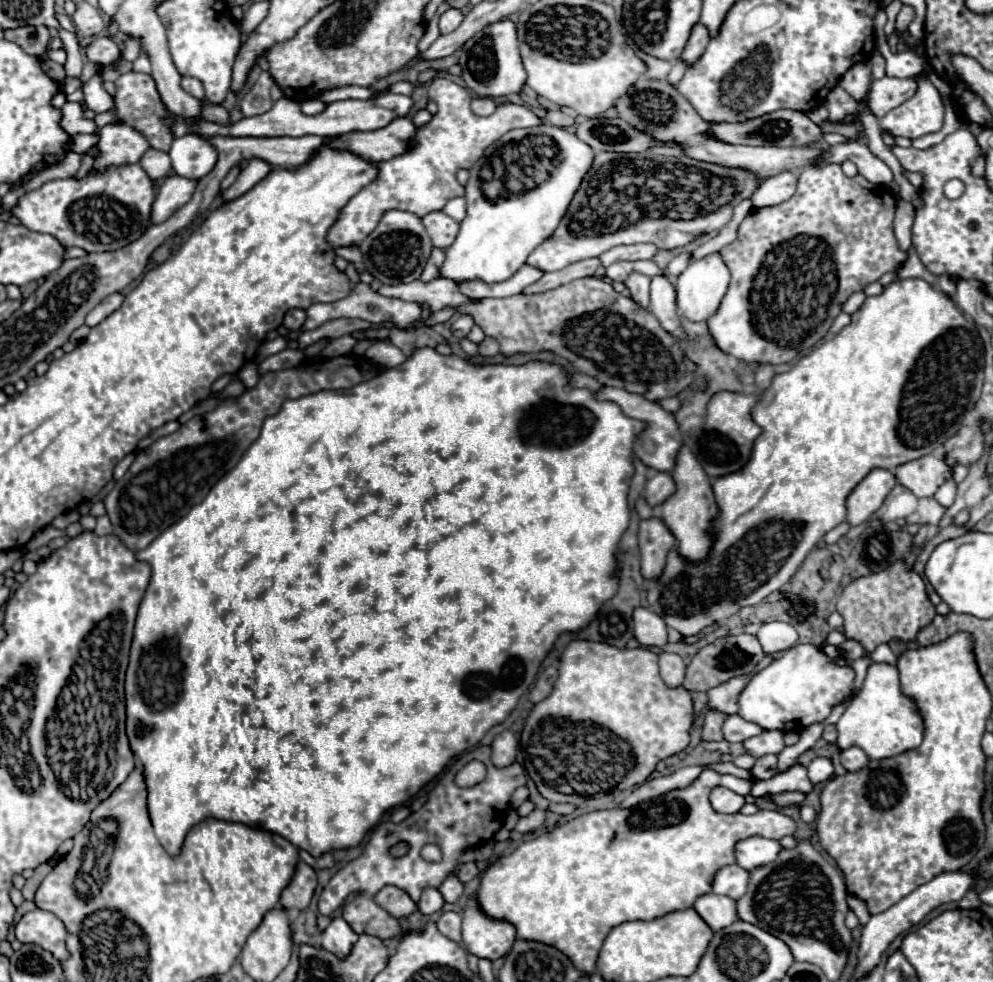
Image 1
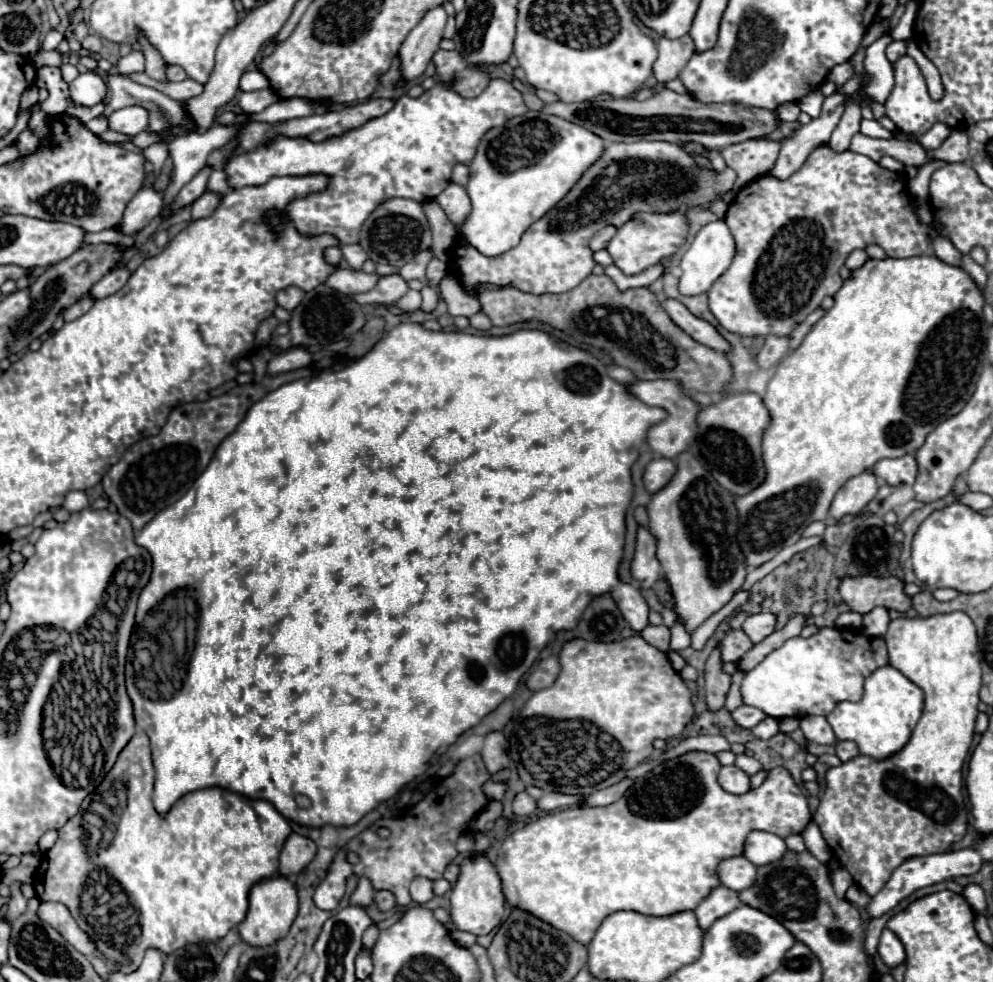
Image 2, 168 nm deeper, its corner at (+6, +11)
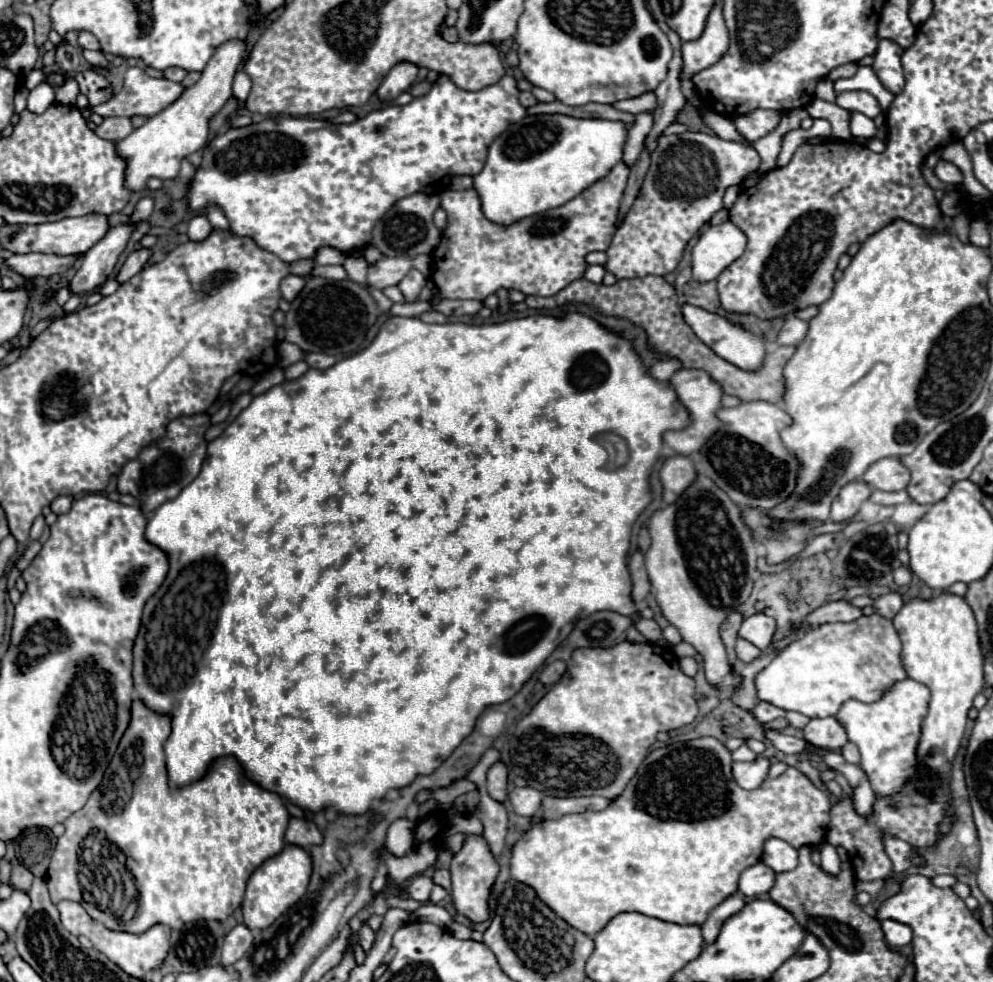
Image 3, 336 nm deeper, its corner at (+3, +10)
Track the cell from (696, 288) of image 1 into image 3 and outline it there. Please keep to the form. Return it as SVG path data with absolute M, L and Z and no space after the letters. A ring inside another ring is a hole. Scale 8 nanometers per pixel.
M733 222L709 226L709 230L699 236L699 242L691 252L691 270L695 282L715 280L735 258L743 254L745 244L745 234Z

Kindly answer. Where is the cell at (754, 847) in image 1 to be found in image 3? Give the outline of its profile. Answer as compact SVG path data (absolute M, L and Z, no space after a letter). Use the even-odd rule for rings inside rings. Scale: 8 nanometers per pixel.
M769 838L763 844L761 862L767 864L773 872L793 870L797 866L797 850L781 838Z

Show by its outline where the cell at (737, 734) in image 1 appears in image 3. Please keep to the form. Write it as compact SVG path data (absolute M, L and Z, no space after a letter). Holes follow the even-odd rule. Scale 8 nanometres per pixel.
M759 702L759 704L751 710L751 714L753 714L753 718L755 718L759 724L765 724L765 722L771 722L771 720L775 720L775 718L783 718L783 716L785 716L785 712L783 712L781 708L775 708L775 706L767 704L767 702Z

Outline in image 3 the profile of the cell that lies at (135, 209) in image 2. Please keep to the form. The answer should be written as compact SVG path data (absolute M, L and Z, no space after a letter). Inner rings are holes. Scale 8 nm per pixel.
M121 222L115 228L111 228L105 238L101 238L87 254L83 260L83 266L77 270L73 280L69 282L69 290L77 294L87 294L101 286L115 270L115 264L119 256L123 254L131 234L135 232L137 222Z

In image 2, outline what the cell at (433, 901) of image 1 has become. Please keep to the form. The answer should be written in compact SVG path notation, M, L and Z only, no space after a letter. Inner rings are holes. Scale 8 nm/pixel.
M416 877L412 883L410 883L410 895L412 895L412 901L416 903L426 903L434 897L432 893L432 881L426 879L426 877Z

